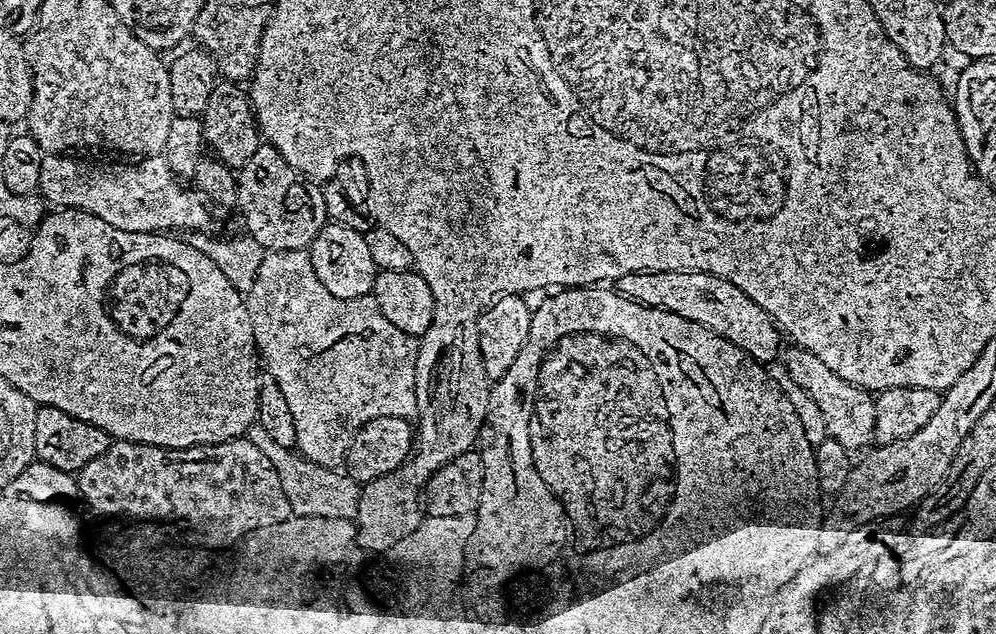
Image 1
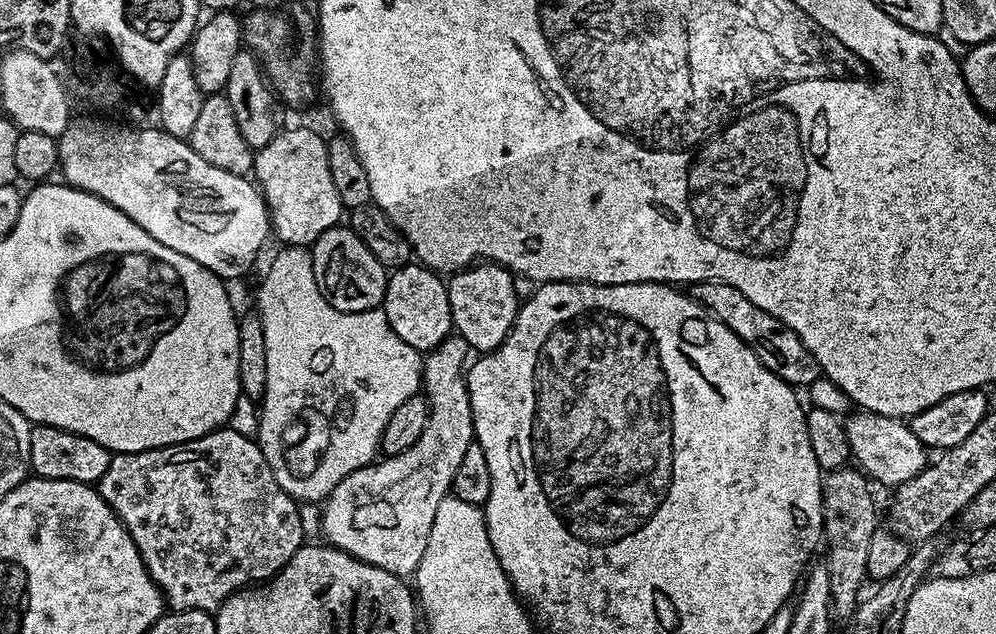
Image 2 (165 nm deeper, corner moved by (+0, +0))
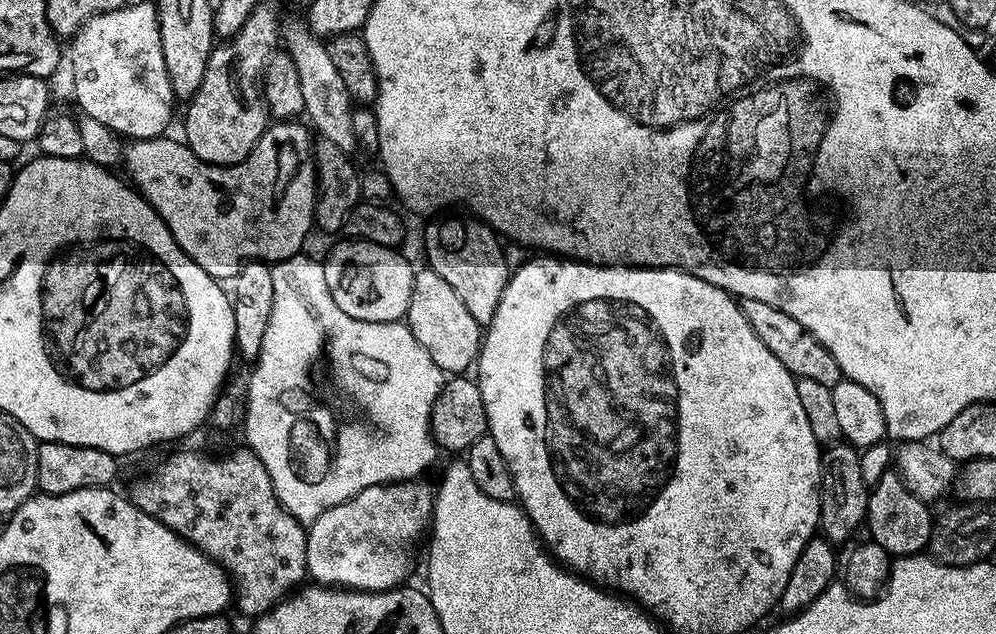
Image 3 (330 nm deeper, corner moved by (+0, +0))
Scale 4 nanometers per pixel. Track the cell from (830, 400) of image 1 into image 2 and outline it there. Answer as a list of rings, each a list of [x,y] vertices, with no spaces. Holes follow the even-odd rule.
[[[856,410],[852,413],[854,414],[849,420],[843,421],[852,451],[851,459],[857,460],[855,463],[877,485],[878,483],[885,484],[889,490],[895,490],[900,485],[913,480],[920,471],[928,467],[929,453],[923,442],[912,433],[911,427],[904,420],[895,420],[889,416],[879,416],[863,410]]]

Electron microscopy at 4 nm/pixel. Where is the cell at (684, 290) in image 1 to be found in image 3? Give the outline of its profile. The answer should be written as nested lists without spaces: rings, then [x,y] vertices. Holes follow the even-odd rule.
[[[754,298],[740,300],[739,305],[742,314],[746,314],[746,322],[750,322],[754,334],[758,334],[766,350],[770,350],[770,354],[774,354],[774,358],[778,358],[778,362],[782,362],[782,366],[786,366],[786,370],[790,370],[797,380],[814,378],[814,382],[822,382],[822,386],[832,389],[842,379],[838,362],[834,362],[834,354],[830,354],[830,350],[826,350],[814,334],[806,331],[799,322],[794,322],[790,314],[782,314],[778,306],[757,302]]]

